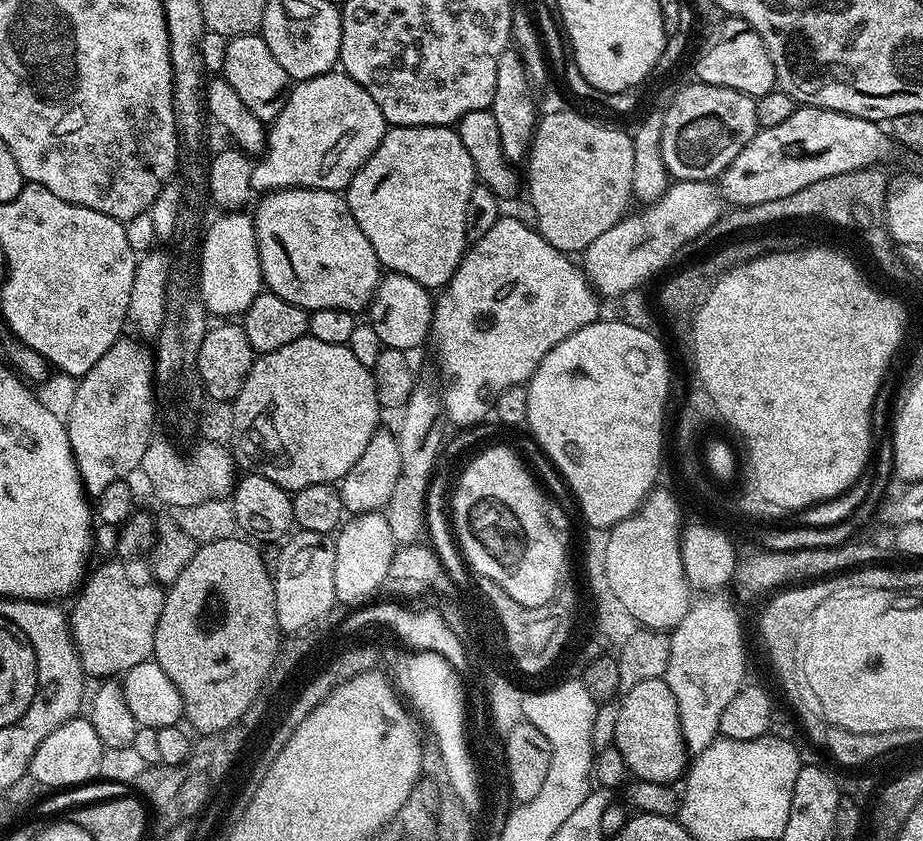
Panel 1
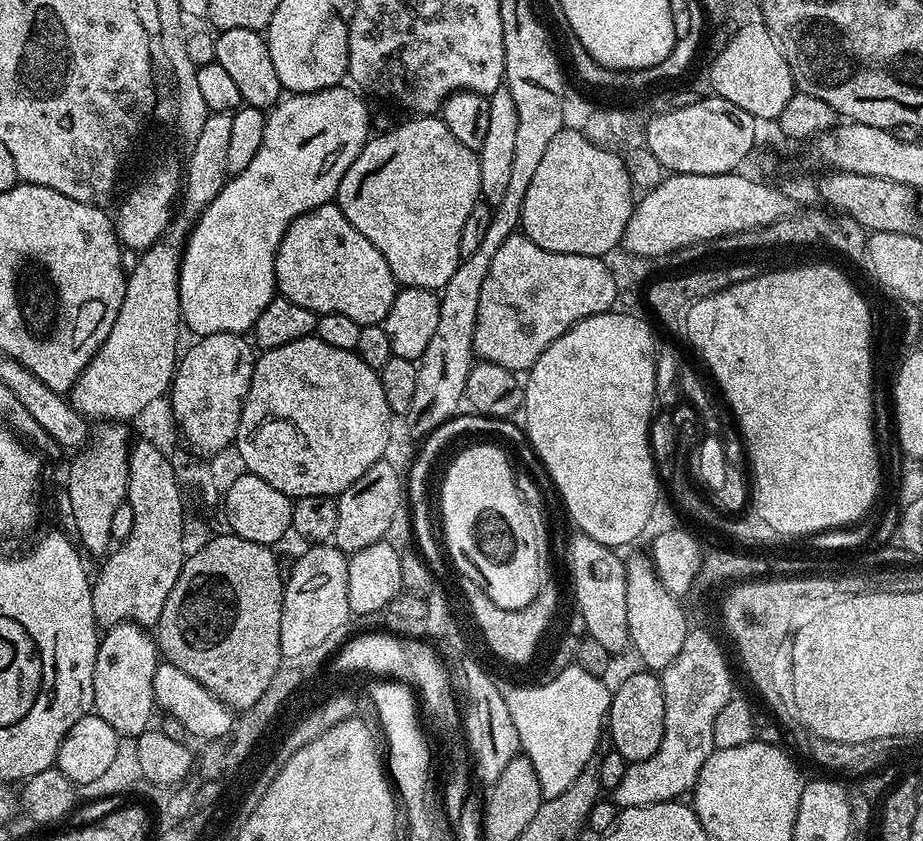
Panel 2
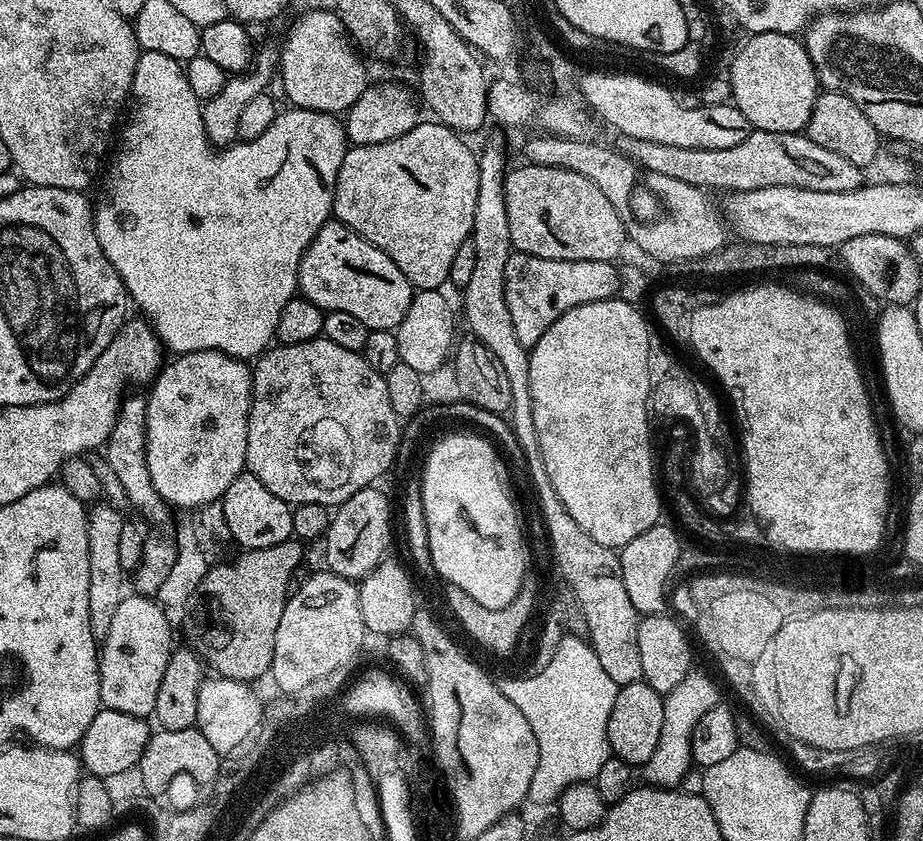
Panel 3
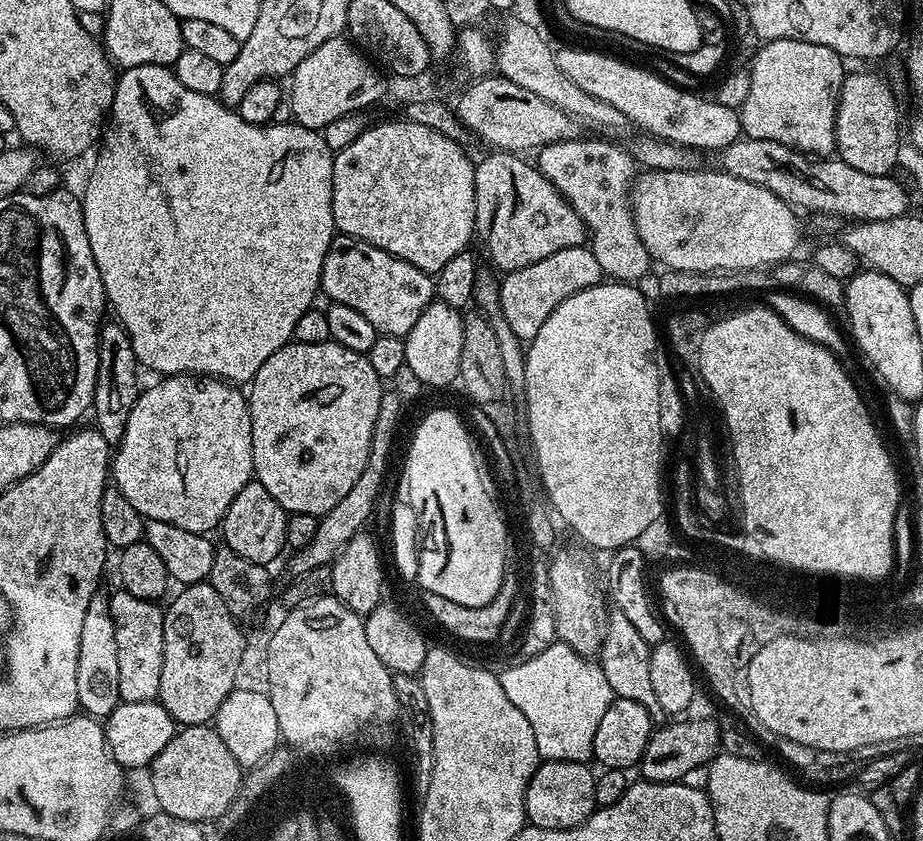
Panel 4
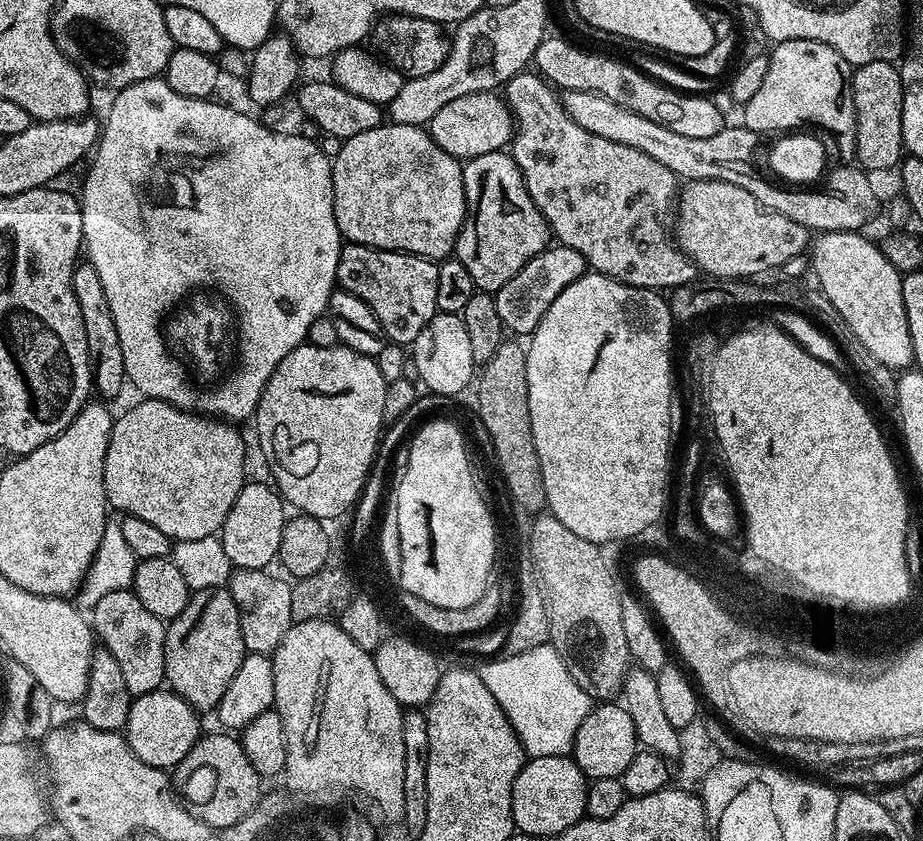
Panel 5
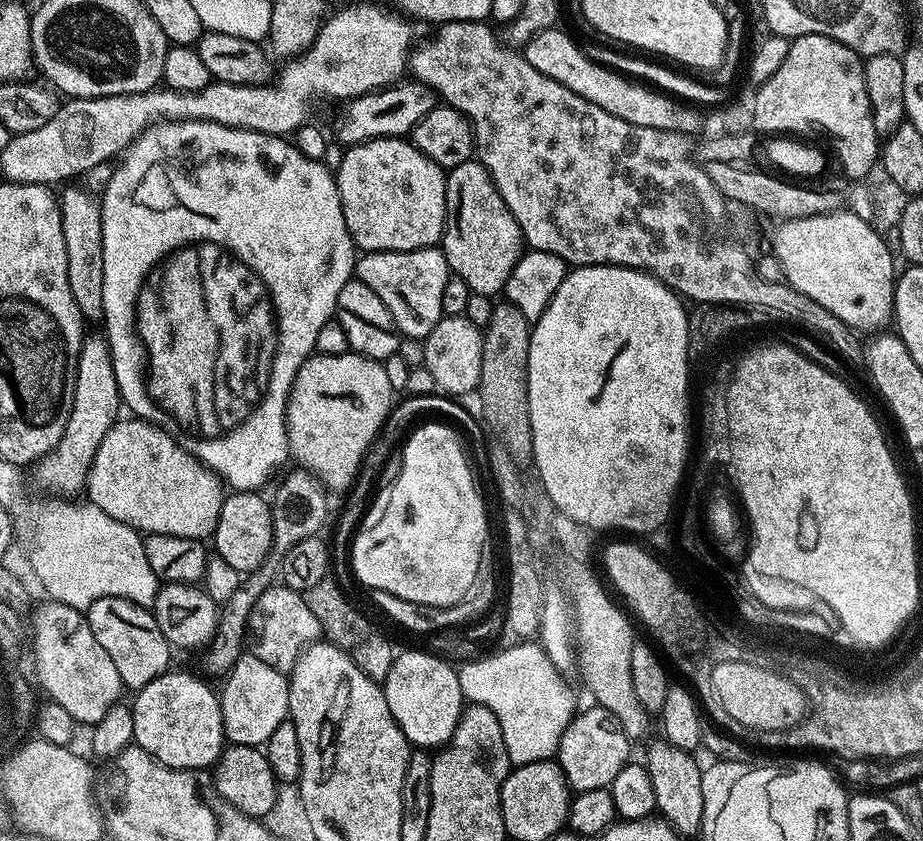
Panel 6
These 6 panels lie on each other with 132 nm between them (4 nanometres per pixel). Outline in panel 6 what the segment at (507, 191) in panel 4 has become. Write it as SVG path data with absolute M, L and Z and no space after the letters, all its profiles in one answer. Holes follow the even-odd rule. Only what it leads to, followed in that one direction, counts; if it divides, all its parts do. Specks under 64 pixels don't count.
M473 158L462 162L447 173L446 206L448 207L448 219L444 222L442 251L448 263L449 273L462 278L462 282L466 282L466 286L475 295L499 297L503 293L514 266L524 255L526 245L514 214L510 214L506 202L498 194L490 174L483 168L479 160Z

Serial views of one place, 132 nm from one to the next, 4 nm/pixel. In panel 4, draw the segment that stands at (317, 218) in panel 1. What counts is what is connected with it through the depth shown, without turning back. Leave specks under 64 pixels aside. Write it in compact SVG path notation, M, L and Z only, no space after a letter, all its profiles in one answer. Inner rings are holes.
M340 234L333 239L322 262L320 292L328 295L327 299L333 304L351 306L353 310L358 310L358 314L363 314L379 335L403 338L410 330L414 330L414 322L422 318L422 310L426 310L426 306L433 303L434 280L429 273L410 266L410 262L399 260L378 246L370 246L358 238Z

